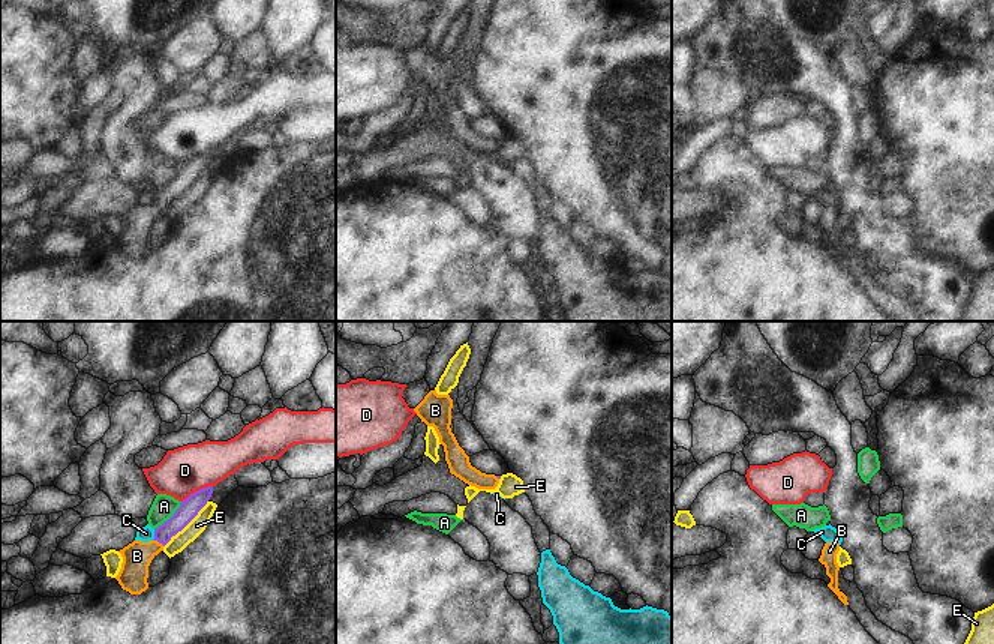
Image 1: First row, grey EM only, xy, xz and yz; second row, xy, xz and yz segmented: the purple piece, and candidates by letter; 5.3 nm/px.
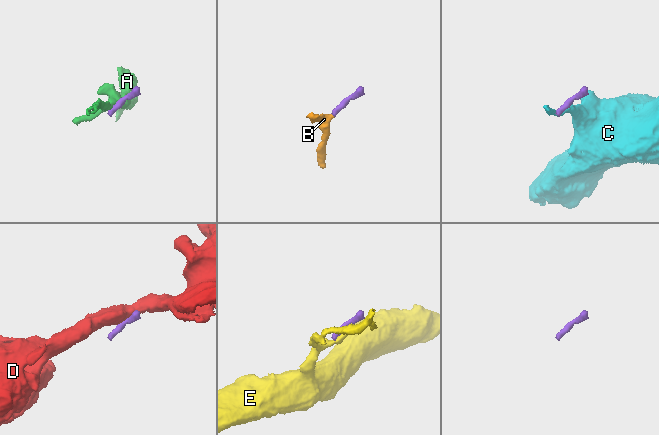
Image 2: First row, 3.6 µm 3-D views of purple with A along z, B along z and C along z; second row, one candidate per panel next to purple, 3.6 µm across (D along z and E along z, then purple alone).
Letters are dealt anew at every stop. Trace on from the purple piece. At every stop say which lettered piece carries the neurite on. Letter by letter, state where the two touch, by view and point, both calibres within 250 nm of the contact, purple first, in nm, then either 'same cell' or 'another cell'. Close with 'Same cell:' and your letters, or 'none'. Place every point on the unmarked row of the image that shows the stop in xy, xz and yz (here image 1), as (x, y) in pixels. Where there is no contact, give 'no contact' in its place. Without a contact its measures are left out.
A: xy (171, 180) | 110/130 nm | another cell
B: xy (159, 206) | 110/160 nm | same cell
C: xy (155, 198) | 110/80 nm | another cell
D: xy (197, 155) | 110/260 nm | another cell
E: xy (186, 188) | 110/90 nm | another cell
Same cell: B

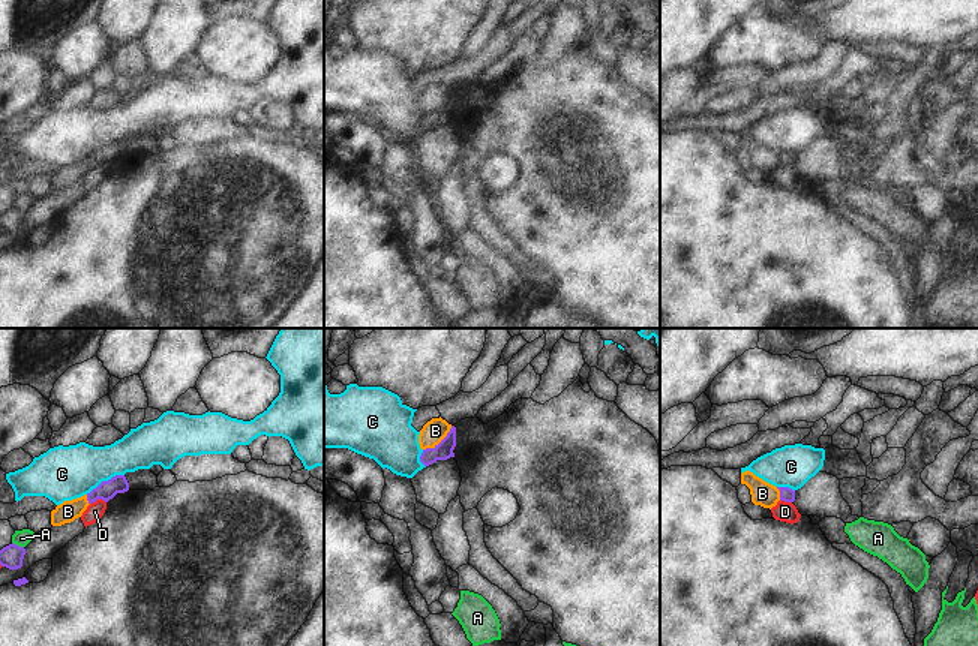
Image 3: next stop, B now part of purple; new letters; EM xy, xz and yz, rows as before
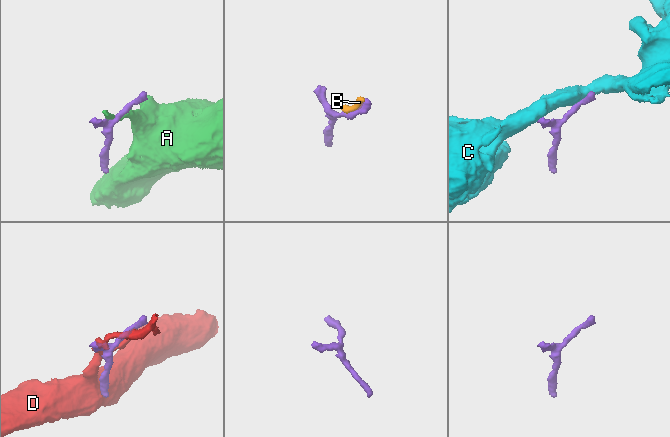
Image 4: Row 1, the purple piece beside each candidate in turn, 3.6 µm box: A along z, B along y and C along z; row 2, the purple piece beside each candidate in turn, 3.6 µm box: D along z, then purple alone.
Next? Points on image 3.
A: xy (18, 210) | 130/90 nm | another cell
B: xz (440, 107) | 100/120 nm | another cell
C: xy (104, 146) | 100/280 nm | another cell
D: xy (98, 162) | 100/90 nm | another cell
Same cell: none

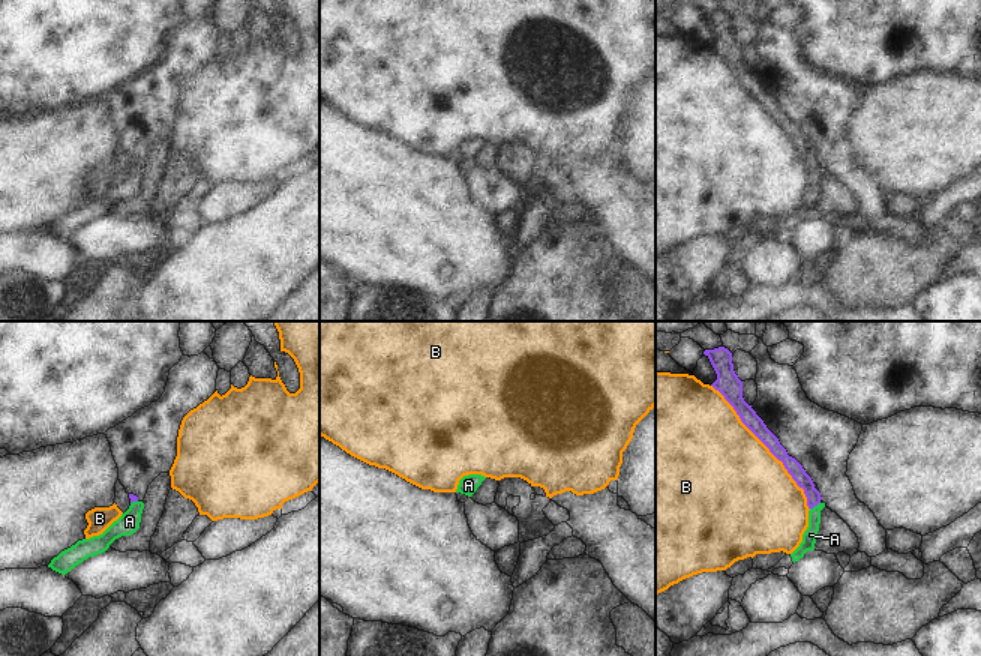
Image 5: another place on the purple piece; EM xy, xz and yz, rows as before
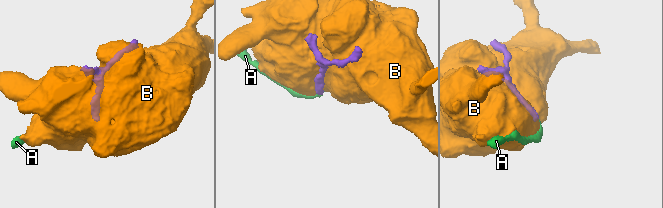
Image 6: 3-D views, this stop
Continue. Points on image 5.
A: yz (815, 168) | 80/80 nm | same cell
B: yz (767, 110) | 90/500 nm | another cell
Same cell: A

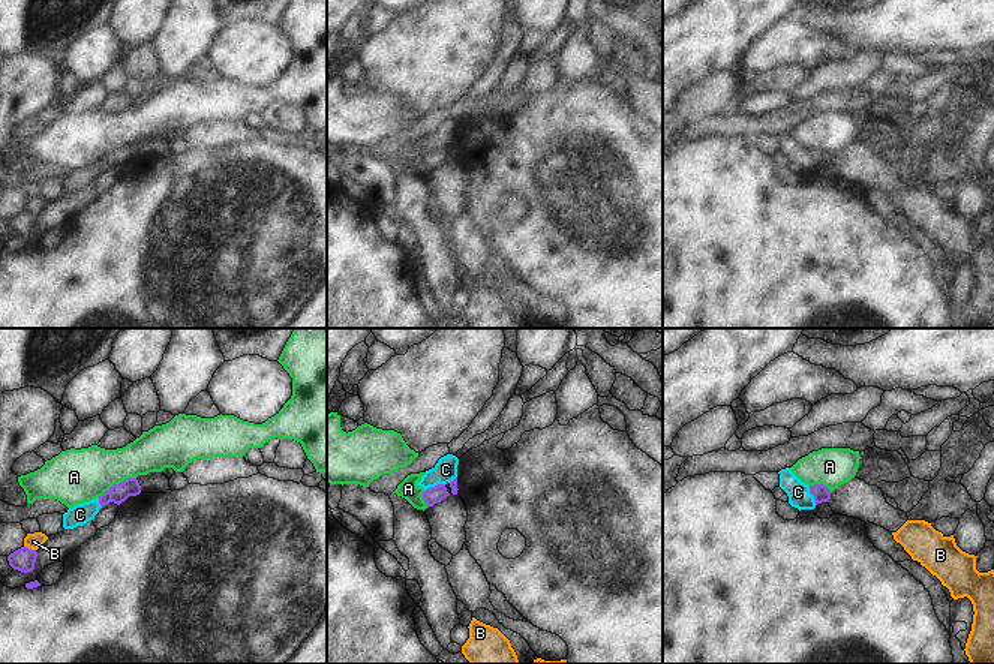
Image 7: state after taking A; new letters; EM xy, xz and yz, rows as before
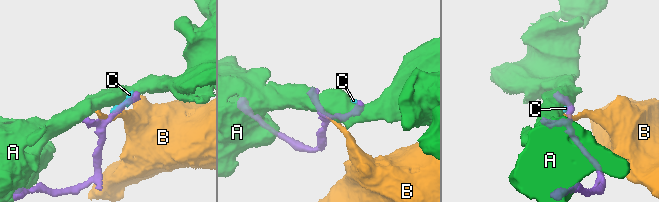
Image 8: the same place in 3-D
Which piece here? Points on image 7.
A: xy (116, 149) | 100/280 nm | another cell
B: xy (30, 213) | 130/90 nm | another cell
C: xz (435, 150) | 90/120 nm | another cell
Same cell: none

